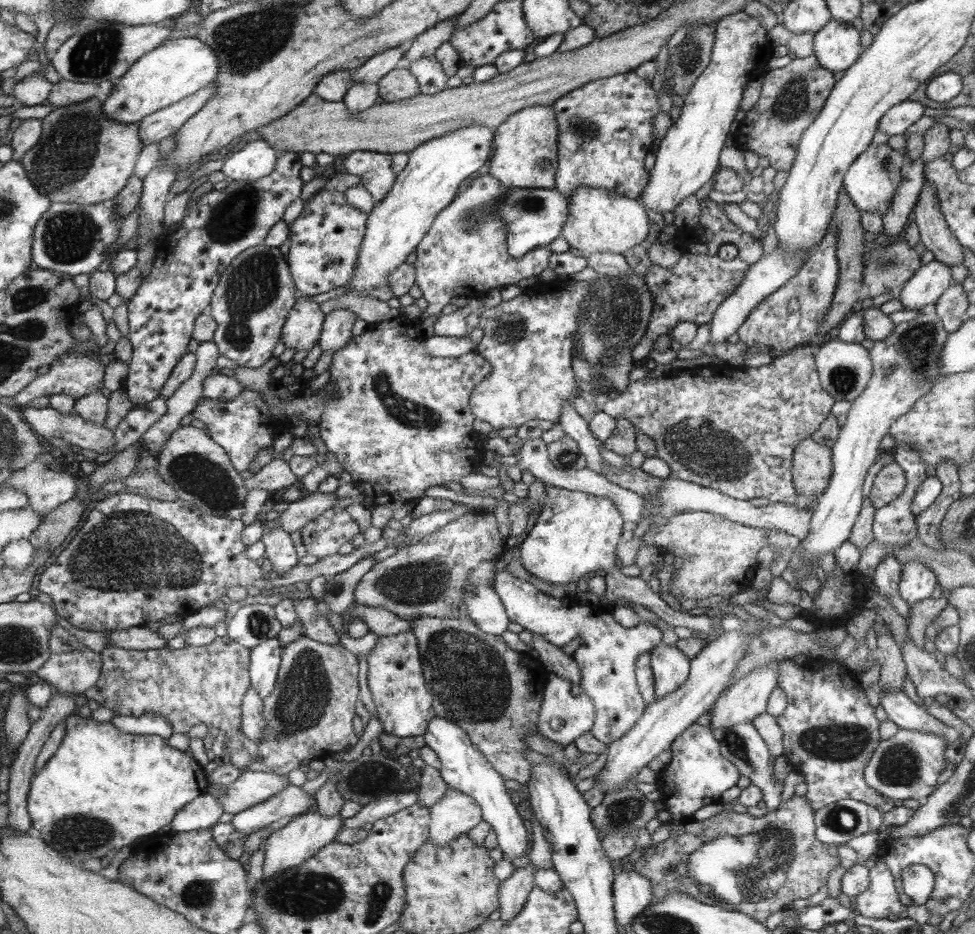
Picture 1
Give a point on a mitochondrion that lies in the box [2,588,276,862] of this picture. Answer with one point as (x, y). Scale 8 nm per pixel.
(79, 834)

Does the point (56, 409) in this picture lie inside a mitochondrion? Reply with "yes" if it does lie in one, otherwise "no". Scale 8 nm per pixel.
no

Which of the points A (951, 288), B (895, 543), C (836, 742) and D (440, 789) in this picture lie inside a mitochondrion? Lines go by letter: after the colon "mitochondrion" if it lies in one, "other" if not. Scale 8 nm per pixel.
A: other
B: other
C: mitochondrion
D: other

